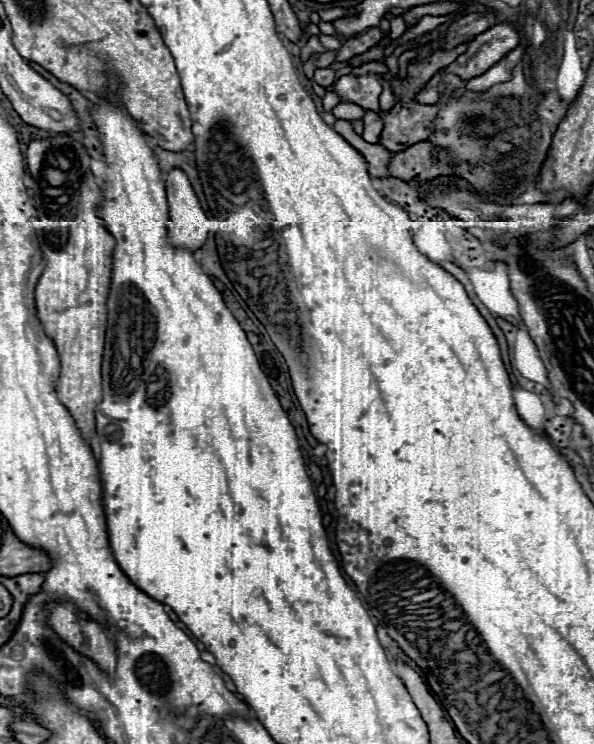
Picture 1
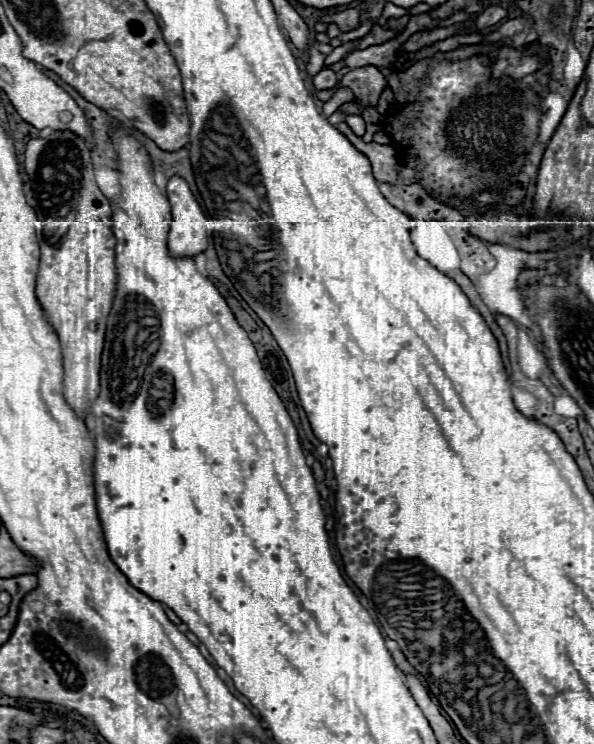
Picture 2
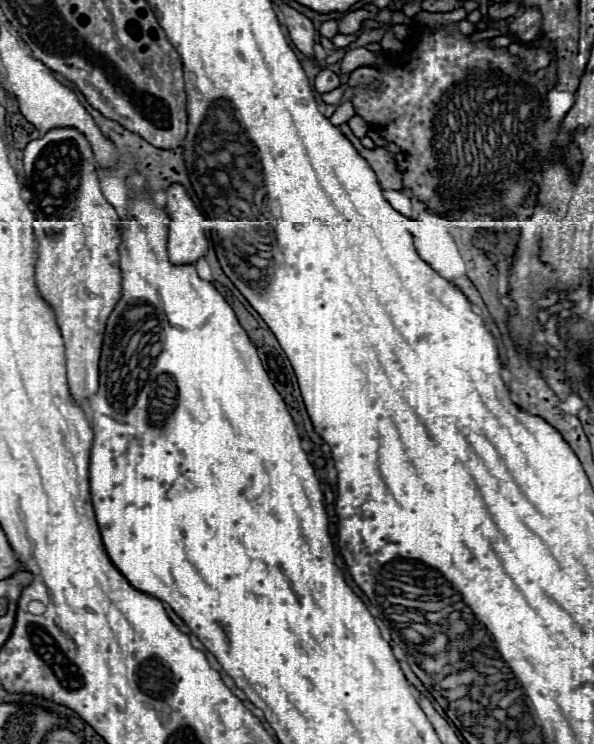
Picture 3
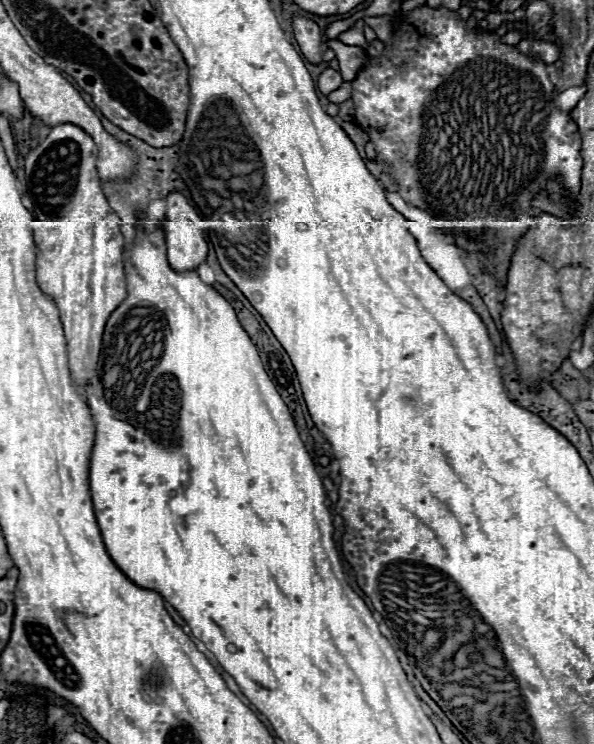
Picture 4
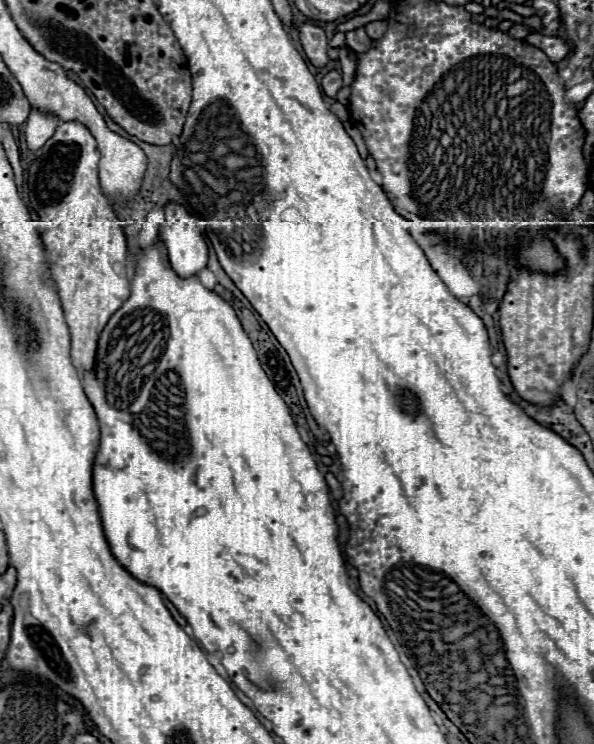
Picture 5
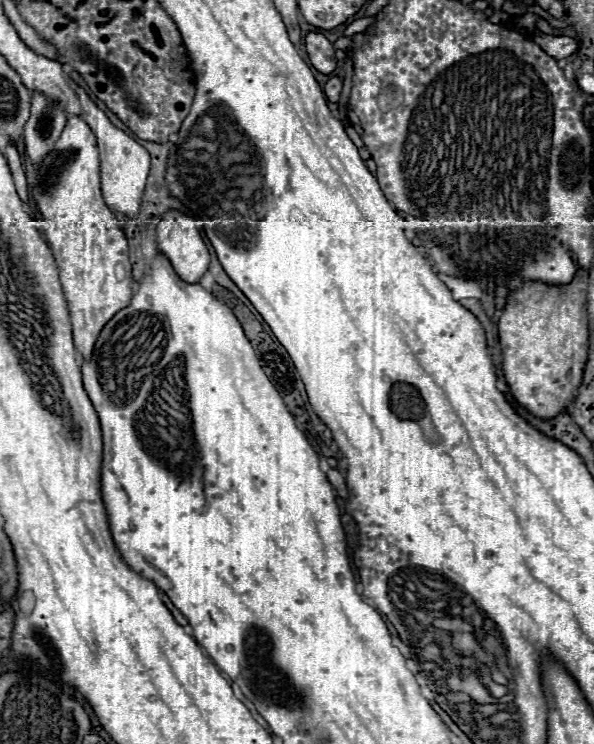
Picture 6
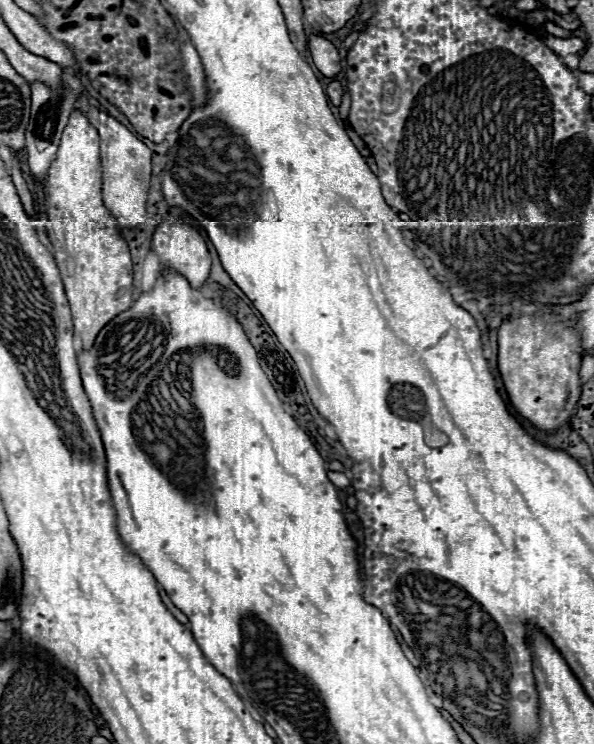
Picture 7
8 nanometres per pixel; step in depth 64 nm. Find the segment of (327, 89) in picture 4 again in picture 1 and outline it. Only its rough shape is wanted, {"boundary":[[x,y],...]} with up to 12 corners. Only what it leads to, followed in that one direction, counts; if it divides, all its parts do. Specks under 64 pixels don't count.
{"boundary":[[316,68],[314,80],[328,88],[334,84],[332,68]]}

